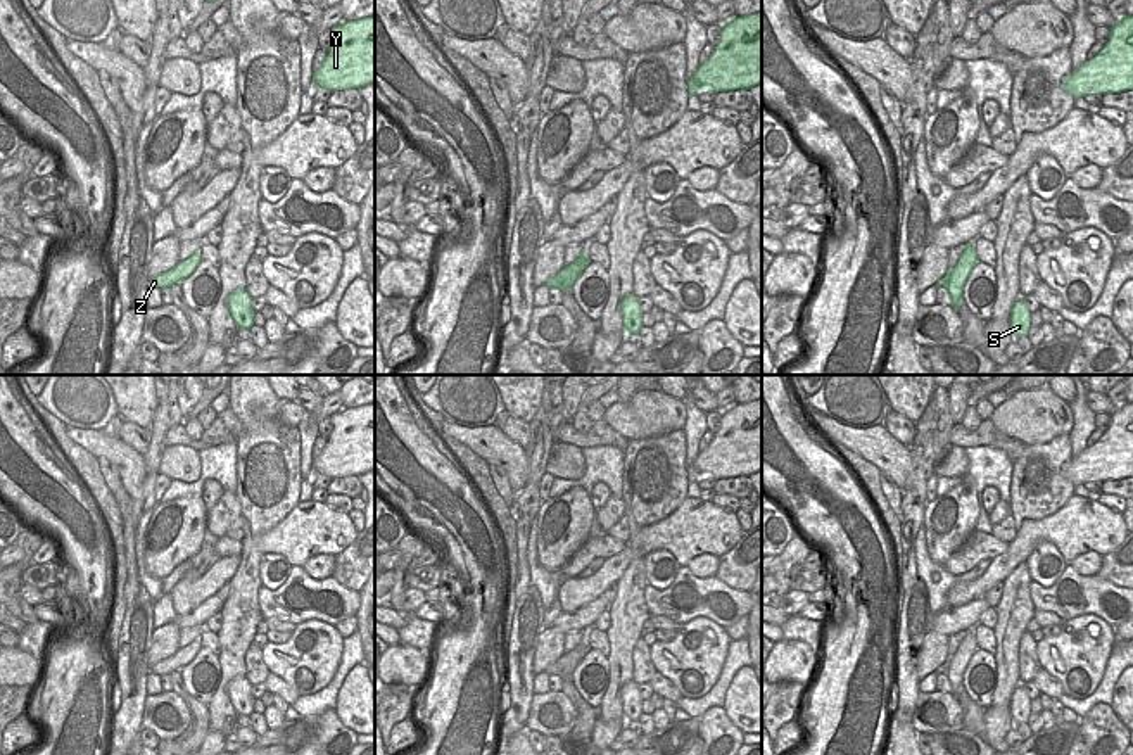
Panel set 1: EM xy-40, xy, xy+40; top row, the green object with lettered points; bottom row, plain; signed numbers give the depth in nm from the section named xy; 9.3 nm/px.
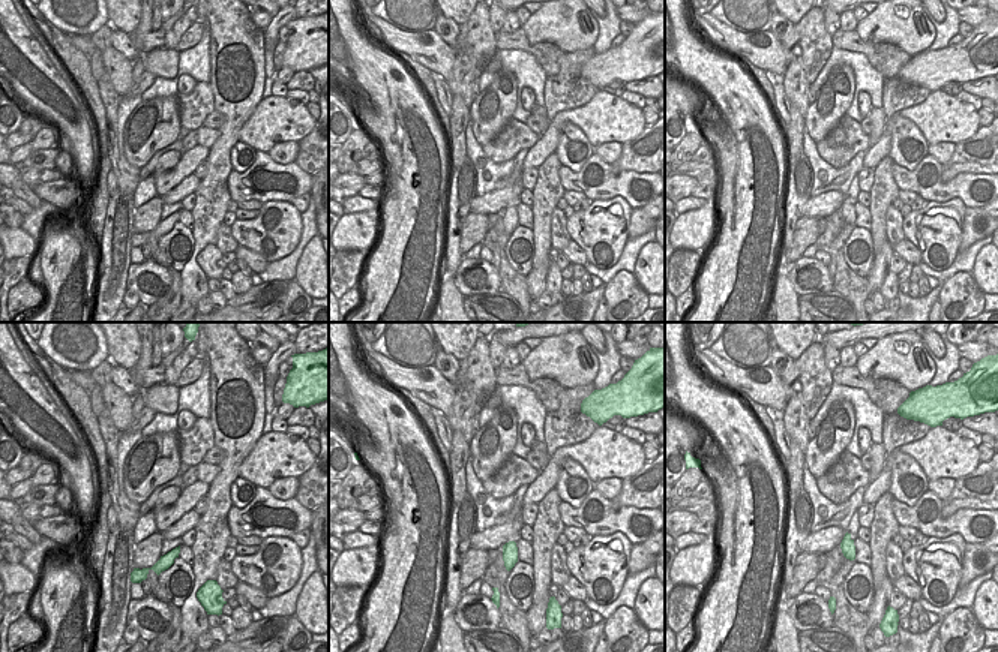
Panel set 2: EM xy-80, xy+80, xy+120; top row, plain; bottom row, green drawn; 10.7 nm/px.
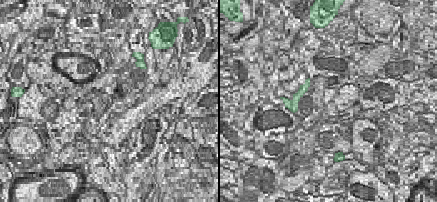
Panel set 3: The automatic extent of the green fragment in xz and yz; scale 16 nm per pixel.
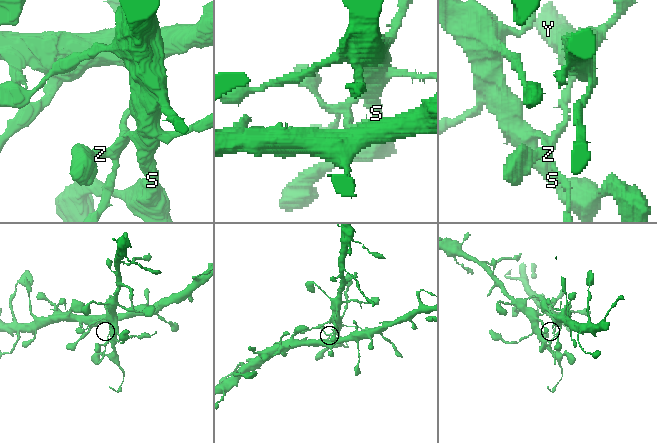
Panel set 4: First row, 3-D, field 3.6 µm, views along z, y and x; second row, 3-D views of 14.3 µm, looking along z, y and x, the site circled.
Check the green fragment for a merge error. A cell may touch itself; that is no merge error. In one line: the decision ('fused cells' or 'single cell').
fused cells

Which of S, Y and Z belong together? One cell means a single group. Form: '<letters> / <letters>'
S Z / Y

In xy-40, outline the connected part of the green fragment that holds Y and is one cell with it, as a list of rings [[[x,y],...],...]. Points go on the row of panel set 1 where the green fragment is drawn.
[[[375,16],[342,21],[333,26],[333,43],[313,74],[313,85],[335,92],[371,83],[375,83]]]

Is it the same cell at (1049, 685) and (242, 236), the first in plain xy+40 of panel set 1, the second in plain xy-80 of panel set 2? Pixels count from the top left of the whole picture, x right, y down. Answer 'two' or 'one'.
two

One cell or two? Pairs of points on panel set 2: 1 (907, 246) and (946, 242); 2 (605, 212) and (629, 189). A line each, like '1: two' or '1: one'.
1: two
2: two

